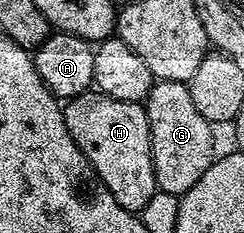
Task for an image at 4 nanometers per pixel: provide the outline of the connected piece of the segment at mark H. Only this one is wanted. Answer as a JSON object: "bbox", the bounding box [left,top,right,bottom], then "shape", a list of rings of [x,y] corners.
{"bbox":[63,90,158,213],"shape":[[[98,90],[83,91],[63,104],[66,129],[78,149],[90,161],[96,175],[122,205],[122,209],[139,213],[158,190],[154,161],[150,149],[150,121],[144,103],[118,101]]]}

